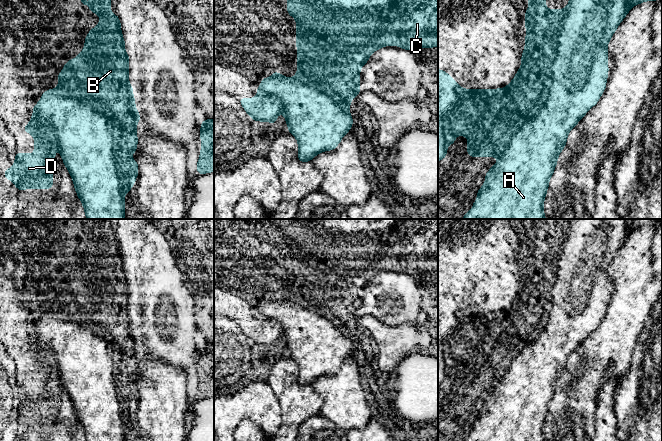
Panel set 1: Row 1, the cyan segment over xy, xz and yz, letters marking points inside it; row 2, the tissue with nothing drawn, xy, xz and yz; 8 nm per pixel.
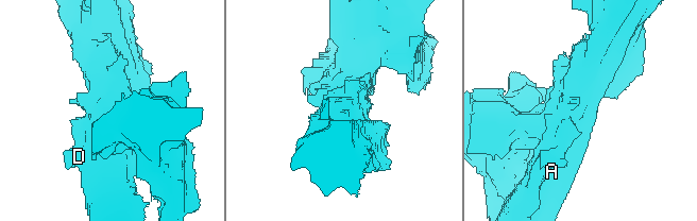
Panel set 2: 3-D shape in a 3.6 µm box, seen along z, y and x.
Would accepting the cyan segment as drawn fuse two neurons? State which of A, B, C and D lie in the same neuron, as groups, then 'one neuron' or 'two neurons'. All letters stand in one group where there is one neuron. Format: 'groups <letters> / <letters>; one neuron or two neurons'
groups A B D / C; two neurons

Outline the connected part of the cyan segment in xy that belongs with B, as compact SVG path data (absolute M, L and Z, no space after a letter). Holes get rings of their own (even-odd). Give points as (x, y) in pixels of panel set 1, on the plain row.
M93 219L93 224L91 226L87 225L86 223L81 223L81 226L84 229L87 229L93 237L99 239L101 241L101 244L99 245L96 251L93 251L91 255L87 257L85 261L84 273L79 277L79 279L76 282L68 284L66 288L63 290L63 294L57 300L58 312L47 313L41 319L41 324L37 326L36 329L34 329L33 339L30 343L30 347L24 350L25 357L29 357L34 360L34 377L15 377L15 387L12 391L4 395L3 398L7 404L12 404L12 407L19 415L22 415L24 413L52 413L54 398L53 386L55 384L54 371L57 370L58 375L63 383L63 389L68 393L68 396L72 401L75 415L81 427L83 428L86 441L125 441L124 418L126 416L129 416L135 408L135 403L138 401L138 386L136 384L133 384L131 379L118 379L116 382L113 381L113 378L115 377L118 371L132 371L134 369L132 367L118 367L113 362L113 347L108 343L107 340L117 339L121 335L126 335L129 332L130 327L135 327L135 322L133 320L133 310L129 308L129 278L125 276L125 265L123 263L123 258L121 256L121 246L119 244L119 240L114 239L110 234L111 219ZM104 323L106 323L109 326L109 332L106 337L100 337L96 333L96 329L102 327Z

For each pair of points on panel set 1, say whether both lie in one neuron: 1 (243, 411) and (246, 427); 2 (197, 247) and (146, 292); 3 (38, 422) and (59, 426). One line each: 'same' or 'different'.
1: different
2: different
3: different

